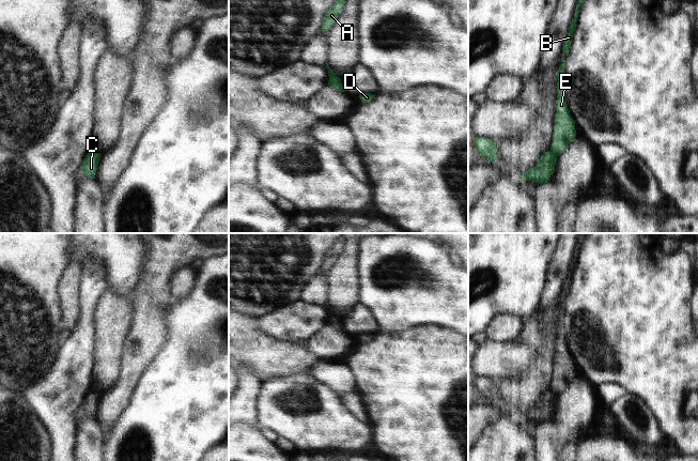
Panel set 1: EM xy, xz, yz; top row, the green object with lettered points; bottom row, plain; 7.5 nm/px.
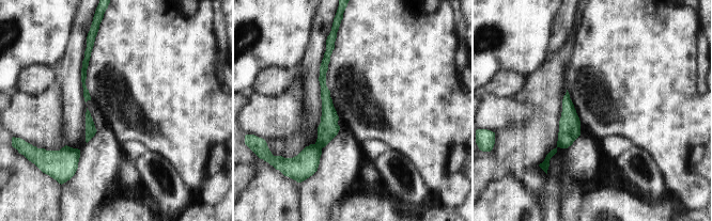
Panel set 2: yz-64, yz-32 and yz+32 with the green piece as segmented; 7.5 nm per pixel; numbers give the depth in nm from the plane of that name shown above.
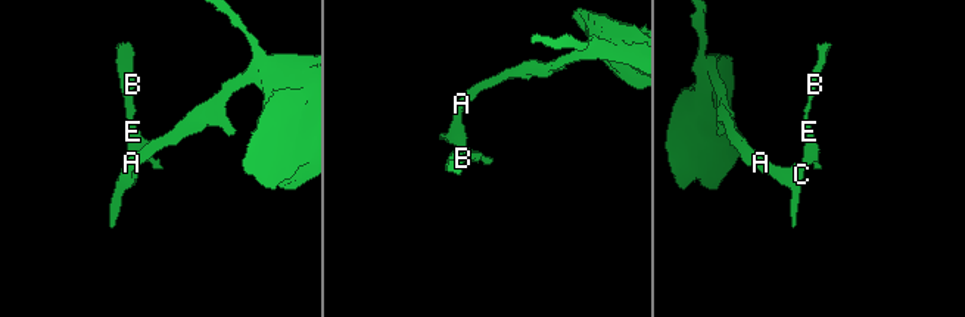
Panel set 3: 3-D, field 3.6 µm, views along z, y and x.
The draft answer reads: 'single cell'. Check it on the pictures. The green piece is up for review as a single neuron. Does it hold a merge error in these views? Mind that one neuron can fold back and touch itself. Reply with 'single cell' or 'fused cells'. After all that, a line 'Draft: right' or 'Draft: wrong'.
fused cells
Draft: wrong

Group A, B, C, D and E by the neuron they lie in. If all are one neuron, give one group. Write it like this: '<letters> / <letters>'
A C / B D E

